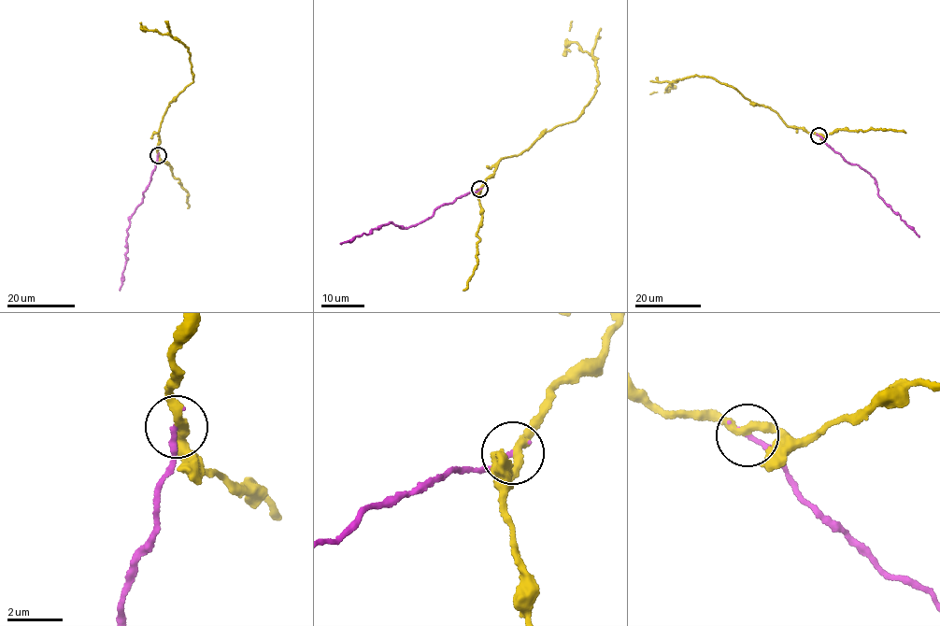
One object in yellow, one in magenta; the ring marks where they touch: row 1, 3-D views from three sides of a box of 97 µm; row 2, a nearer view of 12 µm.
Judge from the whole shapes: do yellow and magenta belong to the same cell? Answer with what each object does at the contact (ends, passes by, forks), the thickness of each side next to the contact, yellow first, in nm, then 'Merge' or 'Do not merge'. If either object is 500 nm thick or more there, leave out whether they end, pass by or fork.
At the ring yellow passes by. At the ring magenta ends. Thickness 320 nm (yellow) against 180 nm. Do not merge

